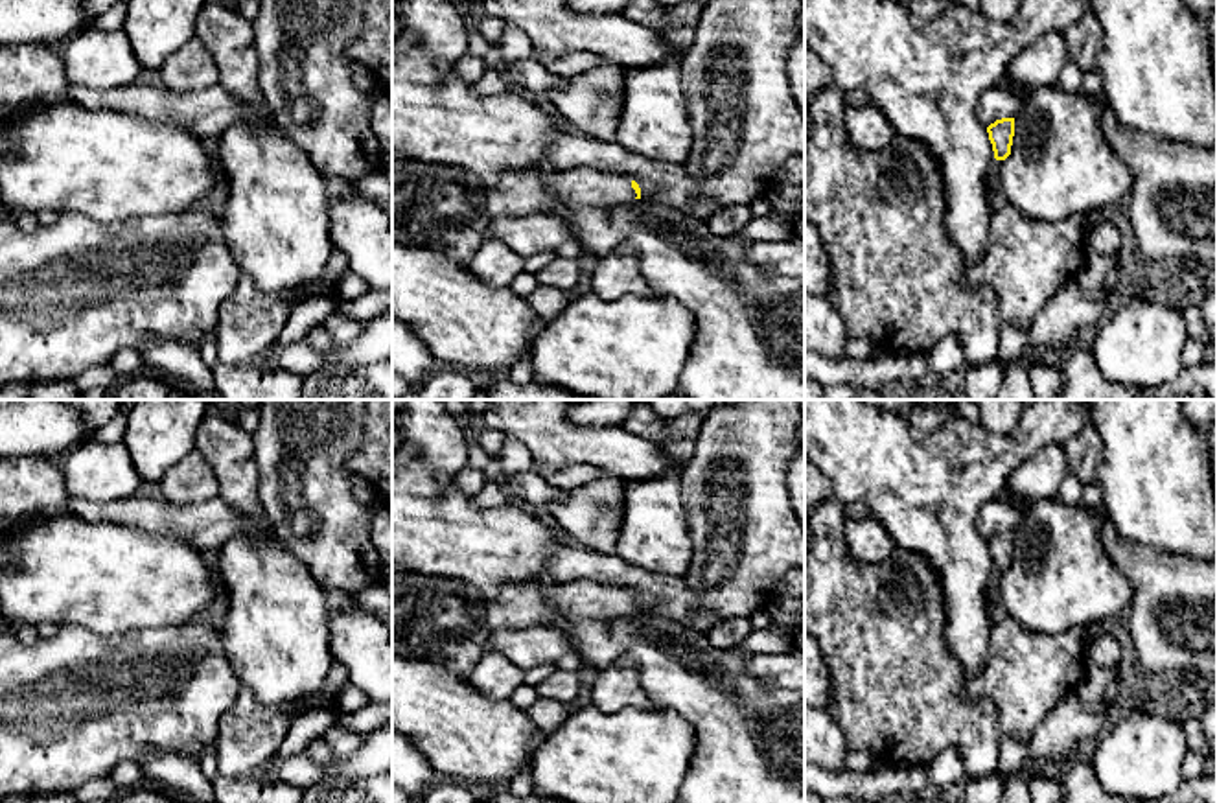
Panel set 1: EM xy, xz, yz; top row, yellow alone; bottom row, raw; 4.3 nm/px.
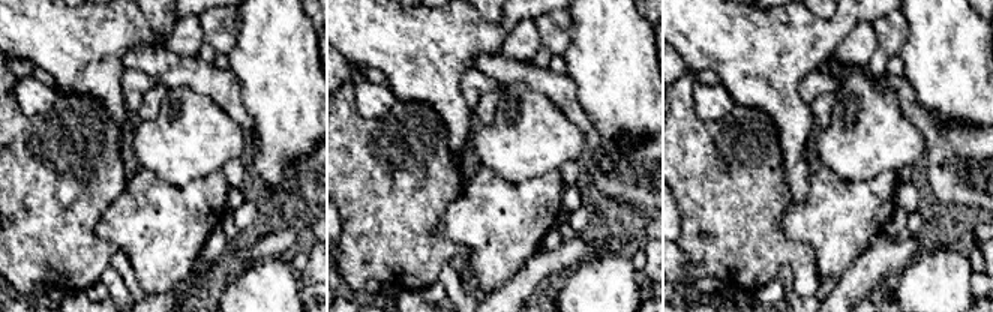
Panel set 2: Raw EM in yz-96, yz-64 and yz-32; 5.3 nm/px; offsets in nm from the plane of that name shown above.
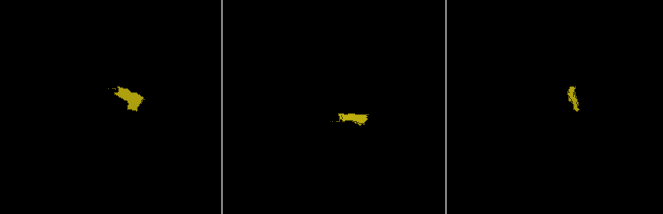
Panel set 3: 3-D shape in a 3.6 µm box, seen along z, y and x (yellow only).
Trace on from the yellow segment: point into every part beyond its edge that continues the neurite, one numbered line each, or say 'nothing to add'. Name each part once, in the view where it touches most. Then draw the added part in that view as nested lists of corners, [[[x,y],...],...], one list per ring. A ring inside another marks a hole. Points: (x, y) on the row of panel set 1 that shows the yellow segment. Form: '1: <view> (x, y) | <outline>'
1: xz (446, 209) | [[[392,158],[392,241],[435,250],[468,269],[471,256],[490,238],[495,217],[549,214],[552,203],[565,206],[602,206],[635,201],[628,177],[591,168],[573,168],[556,175],[538,171],[510,171],[493,188],[458,166],[436,166],[412,158]]]

